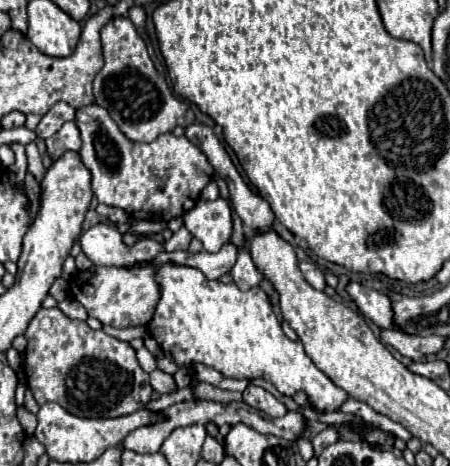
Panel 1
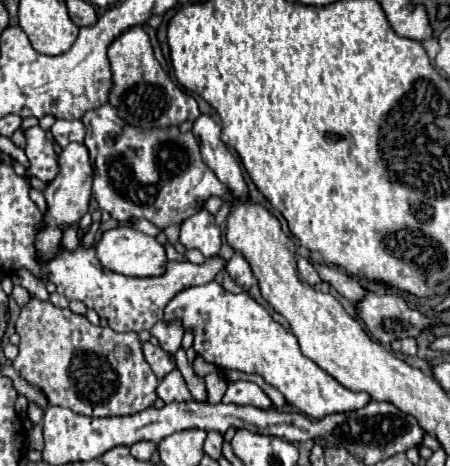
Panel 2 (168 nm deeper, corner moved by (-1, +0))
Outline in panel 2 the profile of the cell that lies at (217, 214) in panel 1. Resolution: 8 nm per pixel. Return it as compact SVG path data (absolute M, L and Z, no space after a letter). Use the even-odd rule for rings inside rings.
M200 210L198 214L184 220L180 224L180 244L188 250L200 250L206 258L216 256L222 244L222 232L214 224L214 216L210 216L206 210Z

